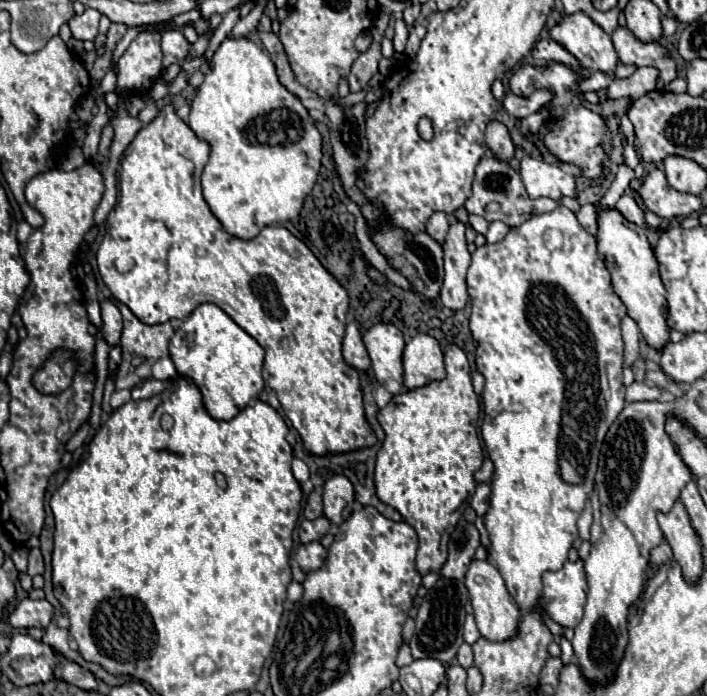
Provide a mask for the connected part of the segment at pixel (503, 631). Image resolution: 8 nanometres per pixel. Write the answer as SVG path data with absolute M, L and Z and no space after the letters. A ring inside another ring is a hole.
M472 560L466 572L466 588L470 592L470 604L474 608L474 618L476 618L480 634L496 642L512 638L520 622L520 610L514 598L508 594L504 586L504 578L496 570L496 566L490 560Z

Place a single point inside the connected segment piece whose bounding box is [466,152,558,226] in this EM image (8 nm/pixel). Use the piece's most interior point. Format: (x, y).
(496, 194)

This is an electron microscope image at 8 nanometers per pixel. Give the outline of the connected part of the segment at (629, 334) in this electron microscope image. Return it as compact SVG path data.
M630 316L622 318L622 338L624 338L624 366L630 366L640 358L638 354L640 330Z

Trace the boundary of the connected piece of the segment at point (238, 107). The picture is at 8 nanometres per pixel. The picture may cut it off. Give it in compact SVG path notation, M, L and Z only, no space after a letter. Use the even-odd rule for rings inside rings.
M226 38L218 46L210 70L192 102L188 126L212 148L210 160L202 172L202 190L212 214L222 222L228 234L250 240L264 226L294 220L300 214L320 170L322 138L308 110L278 82L274 62L254 40Z

